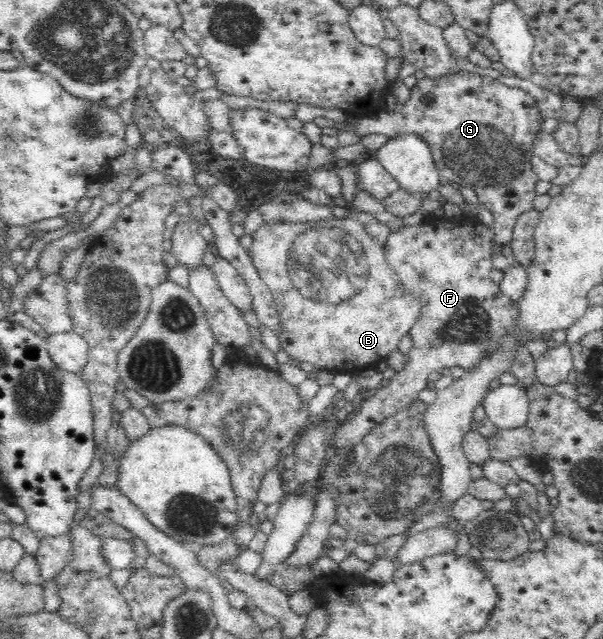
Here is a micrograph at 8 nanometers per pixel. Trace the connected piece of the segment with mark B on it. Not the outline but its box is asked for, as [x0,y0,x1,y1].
[248,216,421,373]

